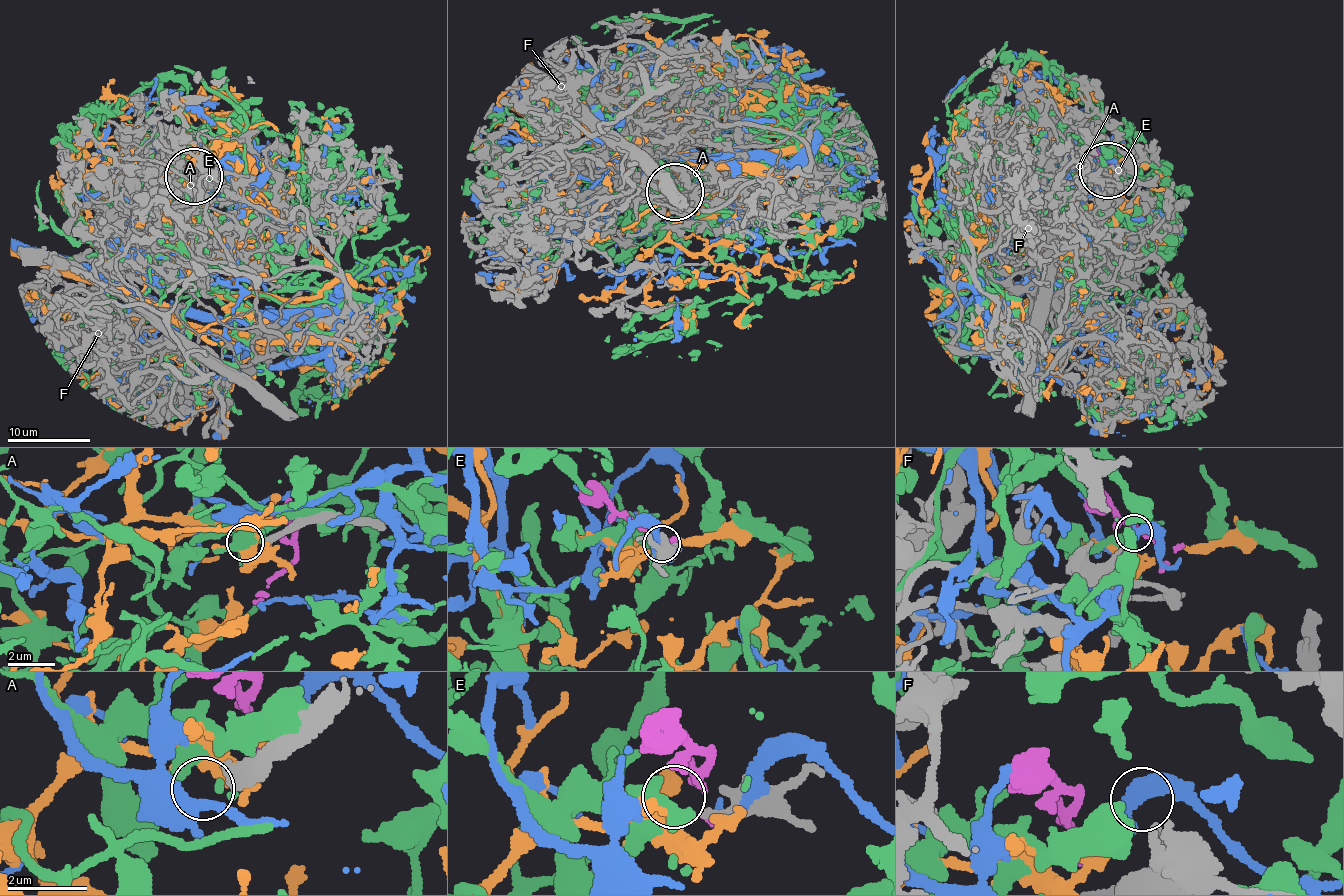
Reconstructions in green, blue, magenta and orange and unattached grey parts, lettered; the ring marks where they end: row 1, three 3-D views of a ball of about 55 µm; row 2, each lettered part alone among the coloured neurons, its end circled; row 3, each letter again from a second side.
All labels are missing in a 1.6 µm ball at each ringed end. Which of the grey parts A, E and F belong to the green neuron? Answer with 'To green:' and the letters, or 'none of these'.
To green: none of these

